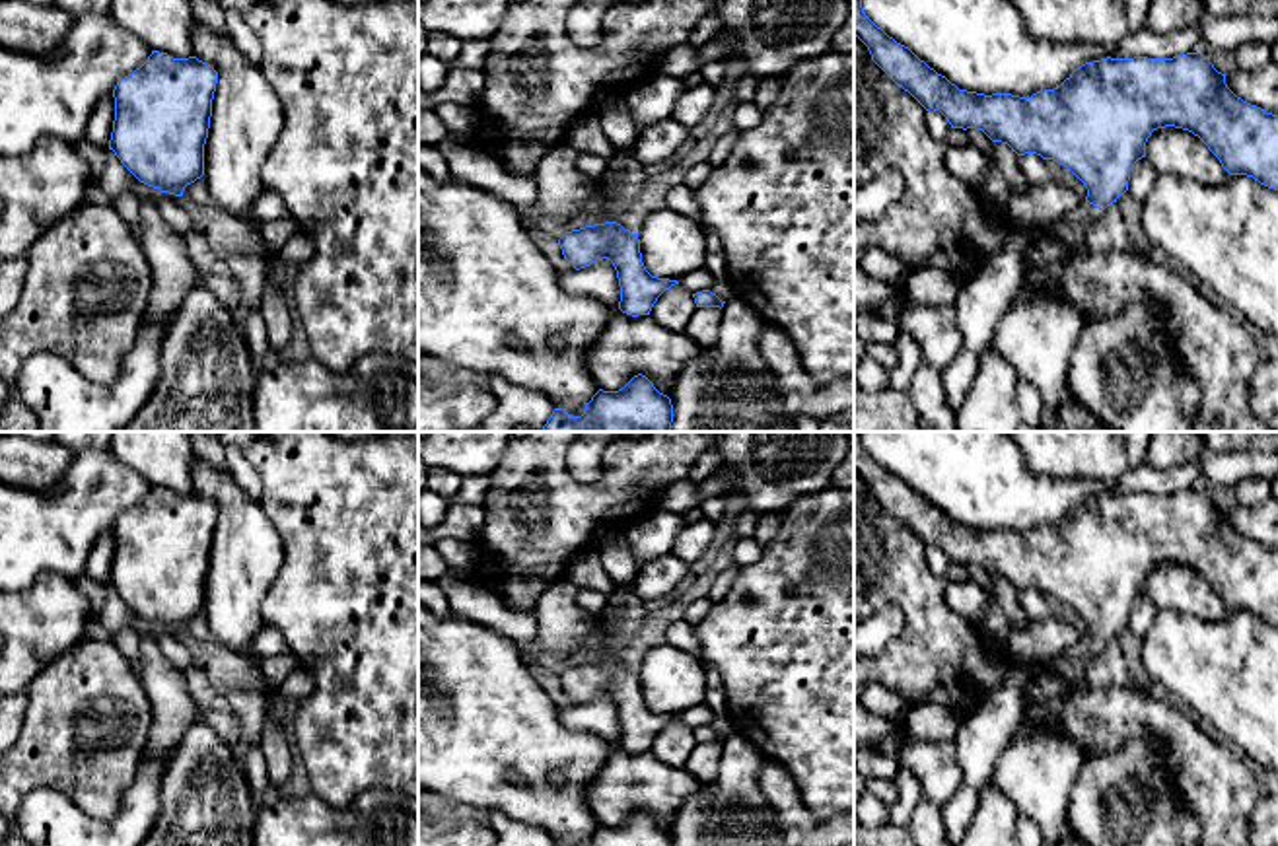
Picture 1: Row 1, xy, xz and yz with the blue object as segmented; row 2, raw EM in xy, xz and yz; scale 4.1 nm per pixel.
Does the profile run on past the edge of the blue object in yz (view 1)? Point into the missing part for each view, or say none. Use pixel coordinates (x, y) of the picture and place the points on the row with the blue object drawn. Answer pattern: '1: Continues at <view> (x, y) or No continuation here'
1: Continues at yz (1072, 228)

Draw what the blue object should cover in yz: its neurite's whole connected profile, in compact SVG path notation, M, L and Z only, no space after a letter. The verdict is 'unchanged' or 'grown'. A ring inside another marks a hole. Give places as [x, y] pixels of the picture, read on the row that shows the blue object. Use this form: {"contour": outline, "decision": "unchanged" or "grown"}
{"contour": "M854 0L854 35L868 47L871 60L926 111L940 111L951 128L982 130L1017 156L1037 154L1068 167L1087 189L1085 202L1052 222L1047 231L1074 249L1087 249L1087 228L1103 210L1128 191L1134 163L1146 158L1154 130L1175 126L1198 136L1229 175L1247 175L1278 191L1278 115L1237 97L1202 53L1173 58L1101 58L1076 68L1058 88L1031 97L976 93L959 89L920 60L908 47L877 27Z", "decision": "grown"}

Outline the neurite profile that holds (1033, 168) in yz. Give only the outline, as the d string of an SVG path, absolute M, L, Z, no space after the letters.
M1037 154L1019 156L1017 163L1029 185L1045 185L1050 181L1048 167L1041 156Z

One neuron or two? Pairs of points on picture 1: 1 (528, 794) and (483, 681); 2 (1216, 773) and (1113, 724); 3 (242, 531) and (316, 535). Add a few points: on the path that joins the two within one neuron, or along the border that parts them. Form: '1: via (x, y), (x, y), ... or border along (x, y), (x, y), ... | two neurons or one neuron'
1: via (510, 767), (483, 732), (483, 708) | one neuron
2: via (1191, 751), (1162, 722), (1138, 720) | one neuron
3: border along (257, 502), (281, 541), (281, 570), (277, 578) | two neurons

